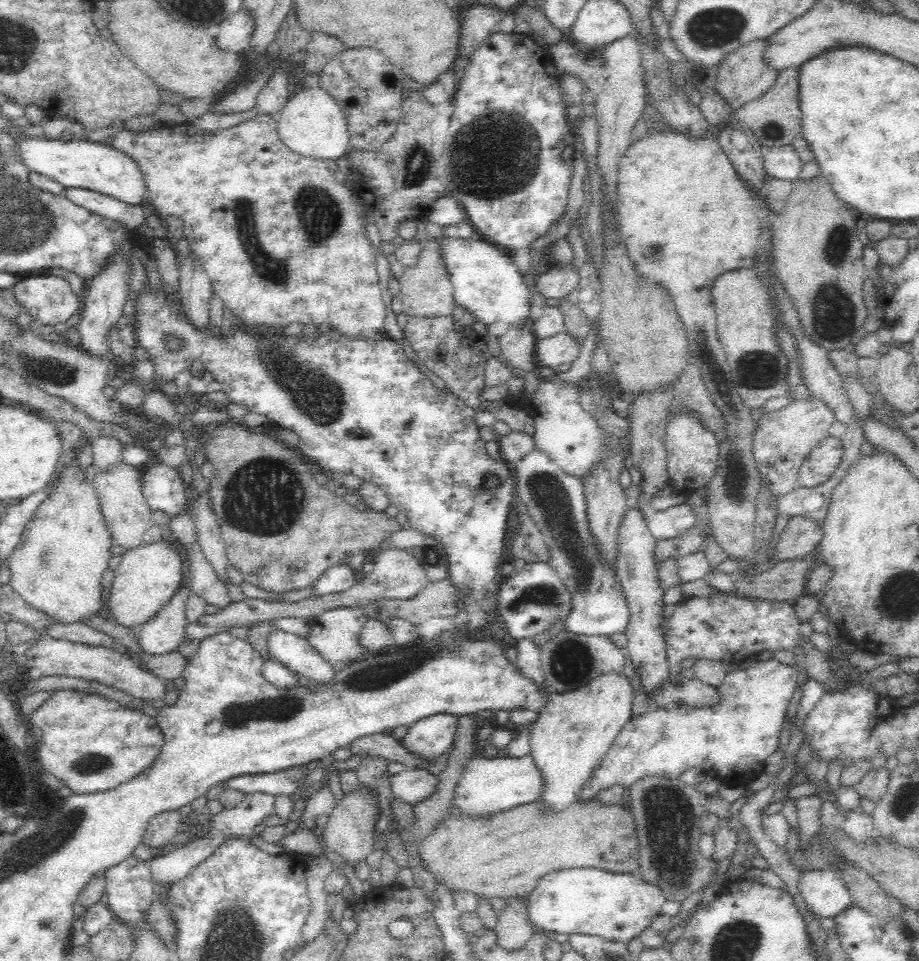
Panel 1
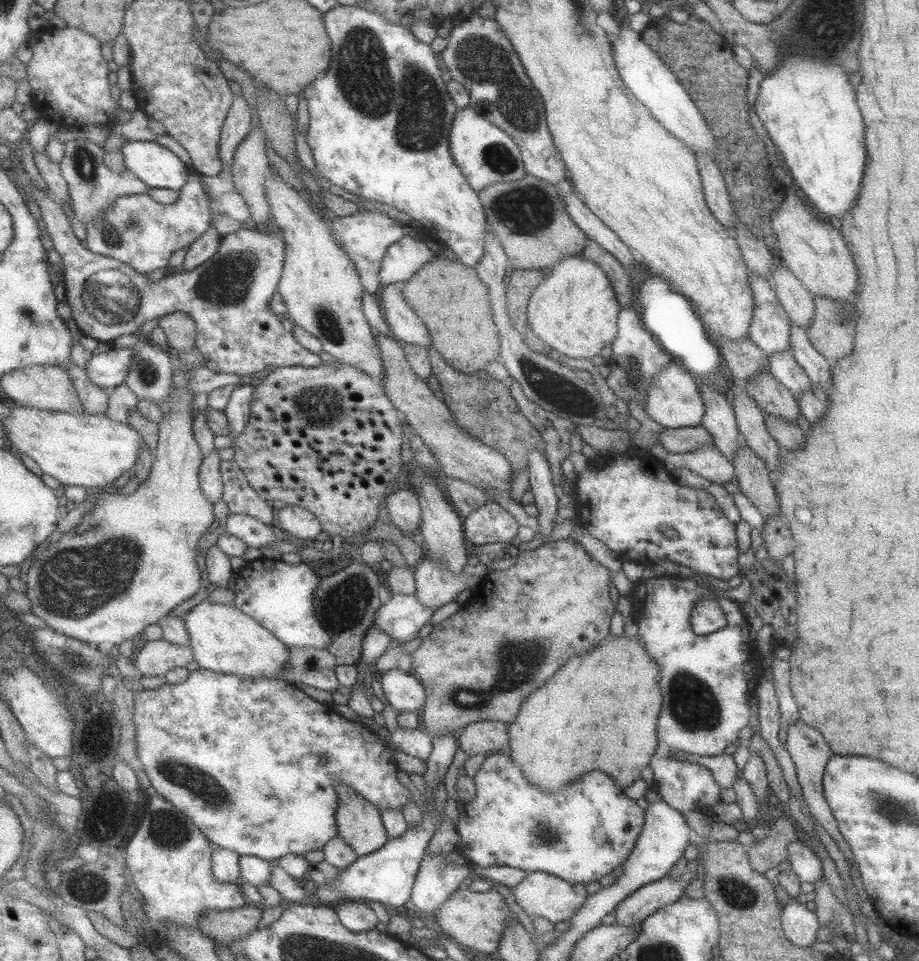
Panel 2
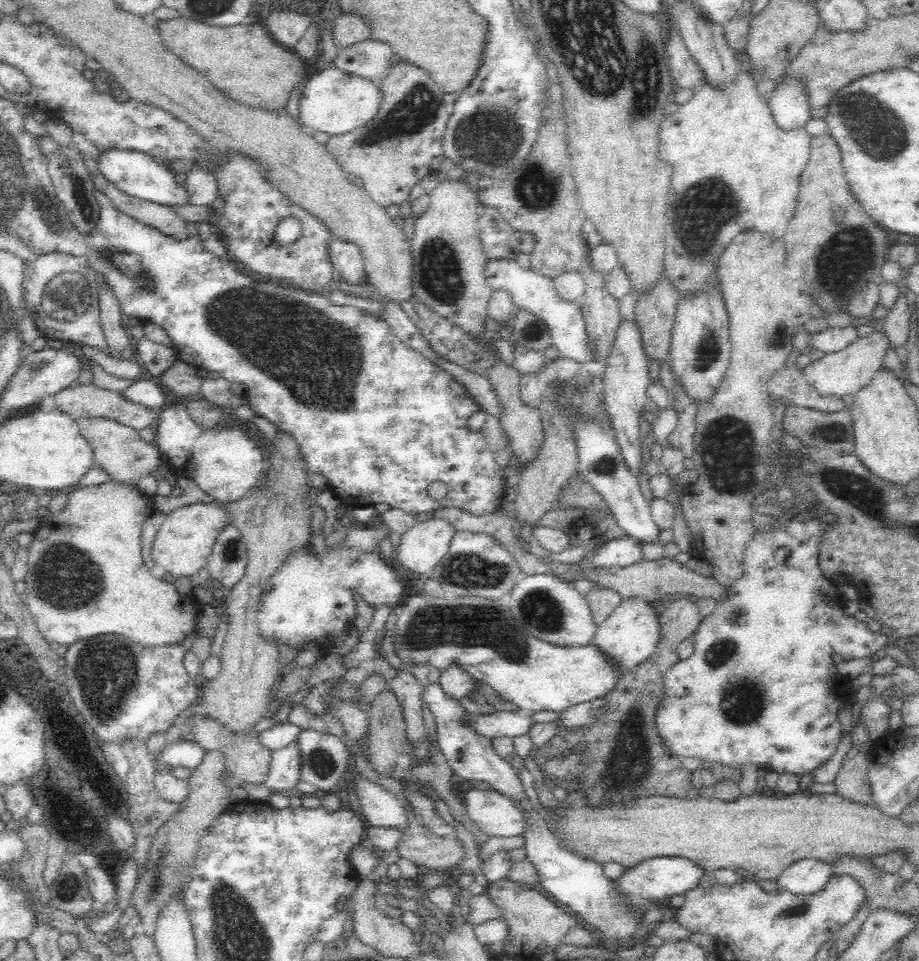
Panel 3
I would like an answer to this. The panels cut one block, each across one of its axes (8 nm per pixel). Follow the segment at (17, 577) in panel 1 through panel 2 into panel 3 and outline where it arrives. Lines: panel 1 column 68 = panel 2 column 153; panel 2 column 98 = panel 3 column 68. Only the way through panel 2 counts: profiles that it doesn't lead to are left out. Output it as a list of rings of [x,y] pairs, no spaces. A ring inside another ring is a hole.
[[[108,482],[100,485],[78,487],[66,491],[68,496],[65,508],[58,513],[49,513],[48,515],[39,519],[39,525],[33,532],[33,540],[30,546],[23,552],[27,560],[27,573],[25,575],[24,592],[27,593],[27,605],[34,619],[38,625],[38,630],[47,642],[57,642],[60,645],[68,645],[90,638],[91,636],[98,636],[98,634],[122,634],[122,636],[131,638],[134,642],[146,647],[162,647],[172,646],[172,644],[184,644],[186,638],[190,637],[192,632],[196,632],[198,626],[198,614],[202,604],[196,600],[194,595],[181,594],[176,590],[176,586],[170,579],[156,578],[154,574],[149,572],[149,569],[144,565],[144,558],[142,558],[142,546],[140,545],[140,536],[142,536],[142,524],[144,521],[155,513],[157,510],[152,504],[151,496],[146,493],[140,493],[135,485],[123,484],[122,482]]]

